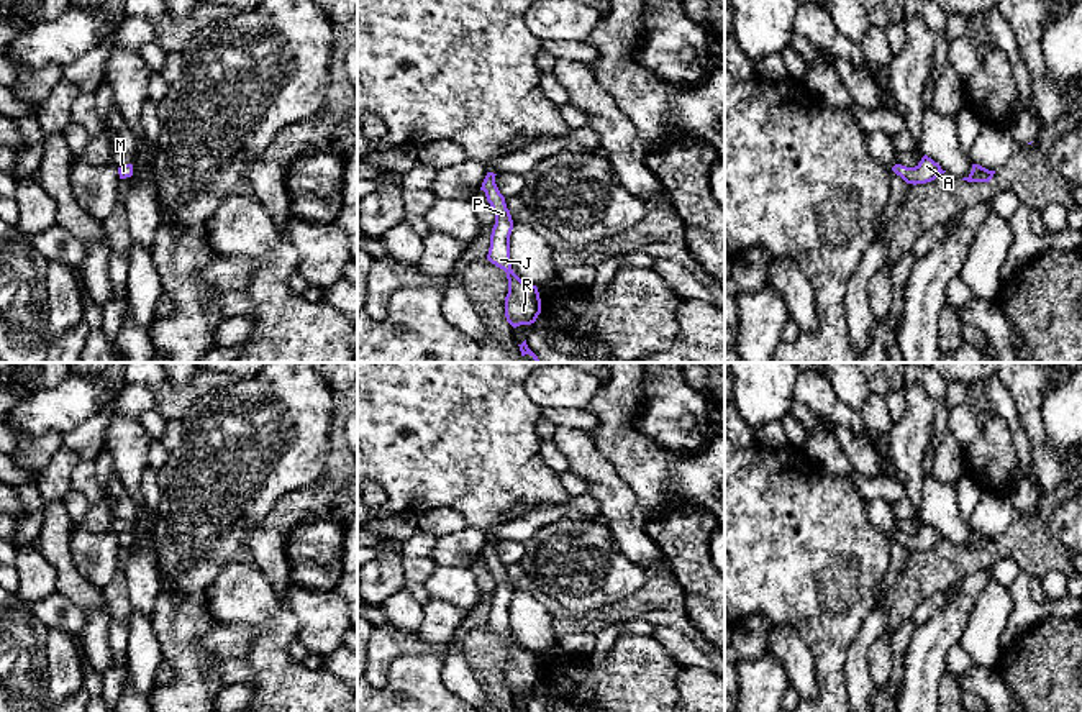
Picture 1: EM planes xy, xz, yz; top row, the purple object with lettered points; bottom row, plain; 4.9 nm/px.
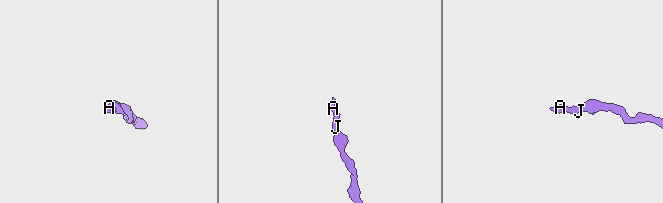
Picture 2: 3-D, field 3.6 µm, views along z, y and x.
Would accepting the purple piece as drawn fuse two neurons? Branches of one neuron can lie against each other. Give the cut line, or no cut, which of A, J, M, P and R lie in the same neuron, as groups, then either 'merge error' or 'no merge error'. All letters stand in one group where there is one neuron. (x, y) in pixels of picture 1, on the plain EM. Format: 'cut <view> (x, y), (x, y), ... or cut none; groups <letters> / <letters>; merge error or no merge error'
cut none; groups A J M P R; no merge error

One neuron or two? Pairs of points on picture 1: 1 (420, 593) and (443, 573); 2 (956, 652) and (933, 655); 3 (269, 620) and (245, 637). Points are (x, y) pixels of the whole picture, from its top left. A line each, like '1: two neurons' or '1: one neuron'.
1: two neurons
2: two neurons
3: two neurons

